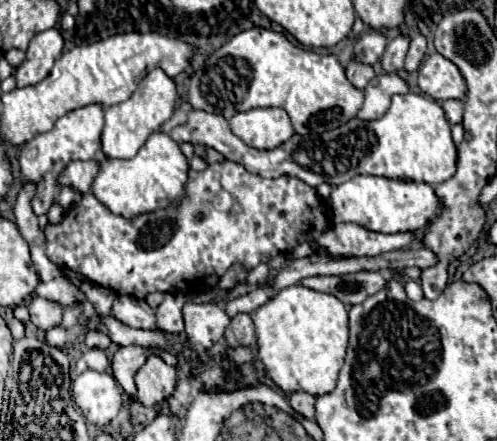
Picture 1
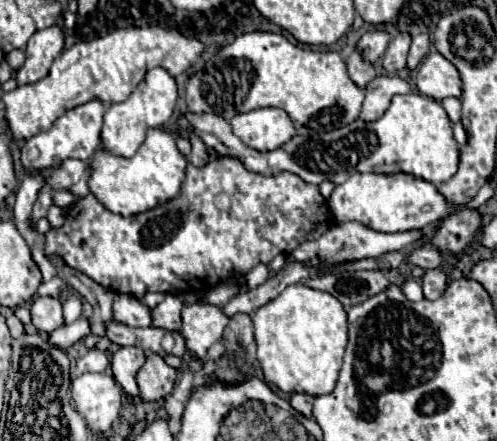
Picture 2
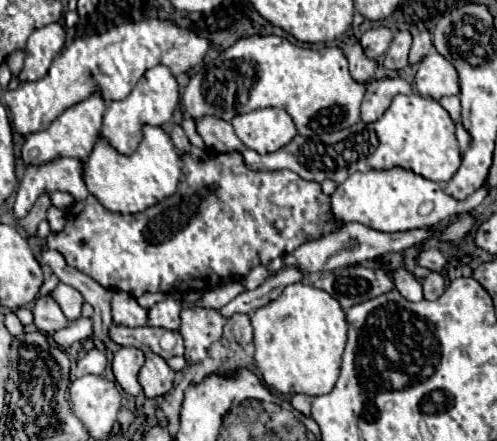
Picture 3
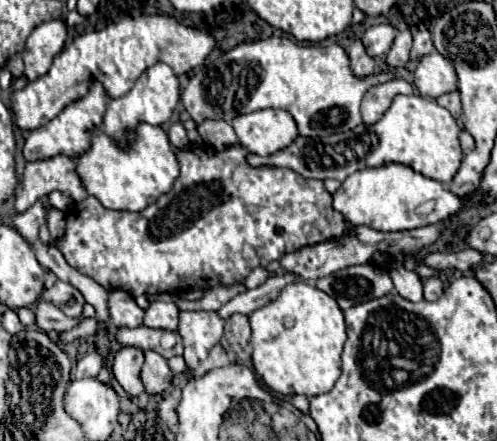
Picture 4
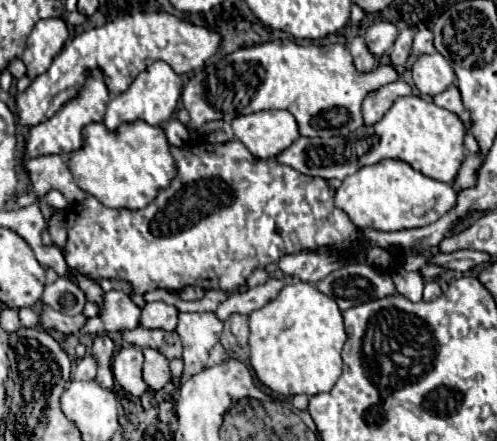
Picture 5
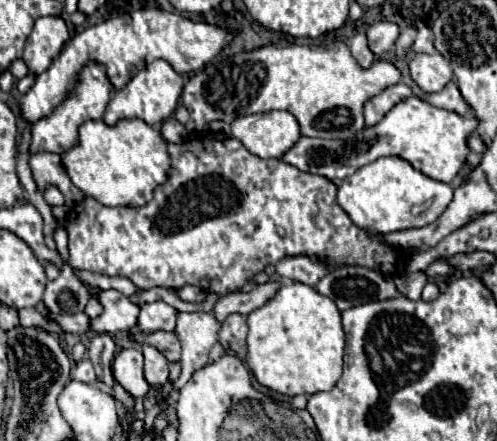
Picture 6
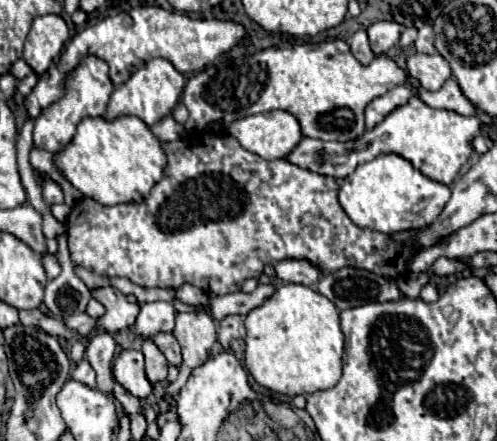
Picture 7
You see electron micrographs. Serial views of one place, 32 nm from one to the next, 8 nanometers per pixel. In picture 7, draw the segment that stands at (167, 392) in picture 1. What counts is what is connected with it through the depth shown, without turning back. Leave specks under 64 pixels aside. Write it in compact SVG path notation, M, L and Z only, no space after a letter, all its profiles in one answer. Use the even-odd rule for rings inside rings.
M144 340L142 354L146 358L146 376L148 376L148 380L152 384L166 382L166 376L168 376L168 360L164 358L164 354L150 340Z

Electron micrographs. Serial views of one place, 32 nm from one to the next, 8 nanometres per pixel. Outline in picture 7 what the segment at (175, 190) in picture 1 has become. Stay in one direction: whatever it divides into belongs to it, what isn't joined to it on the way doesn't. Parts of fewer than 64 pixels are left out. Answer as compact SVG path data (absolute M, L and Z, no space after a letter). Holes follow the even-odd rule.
M122 116L114 122L86 118L78 124L74 140L56 154L56 166L72 186L104 206L144 202L154 184L160 182L160 176L164 176L166 162L164 144L154 136L150 126L134 116Z

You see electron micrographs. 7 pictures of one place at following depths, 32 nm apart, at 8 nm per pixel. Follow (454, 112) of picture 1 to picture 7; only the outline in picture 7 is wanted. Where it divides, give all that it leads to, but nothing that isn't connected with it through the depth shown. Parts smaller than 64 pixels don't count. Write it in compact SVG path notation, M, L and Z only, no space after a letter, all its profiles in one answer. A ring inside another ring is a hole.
M450 78L438 92L426 92L424 88L418 86L416 80L412 80L412 84L418 88L418 96L420 100L424 100L428 106L432 108L444 108L444 110L452 110L458 112L462 116L470 116L476 114L474 106L466 100L466 96L460 92L460 86L454 78Z

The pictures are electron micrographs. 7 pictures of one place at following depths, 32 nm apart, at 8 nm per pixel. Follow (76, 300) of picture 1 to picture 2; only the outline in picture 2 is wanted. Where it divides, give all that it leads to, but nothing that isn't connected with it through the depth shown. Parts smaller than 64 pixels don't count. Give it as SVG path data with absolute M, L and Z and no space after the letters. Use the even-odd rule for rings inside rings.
M54 276L50 282L42 282L38 286L38 296L50 296L50 298L60 298L60 292L64 288L70 288L68 284L64 284L64 280L60 280L58 276Z

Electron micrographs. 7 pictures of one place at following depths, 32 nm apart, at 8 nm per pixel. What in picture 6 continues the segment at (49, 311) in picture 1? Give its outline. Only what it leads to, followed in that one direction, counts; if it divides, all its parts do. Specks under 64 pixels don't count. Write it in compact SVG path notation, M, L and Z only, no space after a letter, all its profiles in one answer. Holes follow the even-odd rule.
M48 312L46 320L48 322L56 322L62 328L62 332L74 332L74 334L86 334L88 332L88 322L90 322L90 318L84 312L74 314L74 316L70 316L70 314L68 316L60 316L60 314Z

